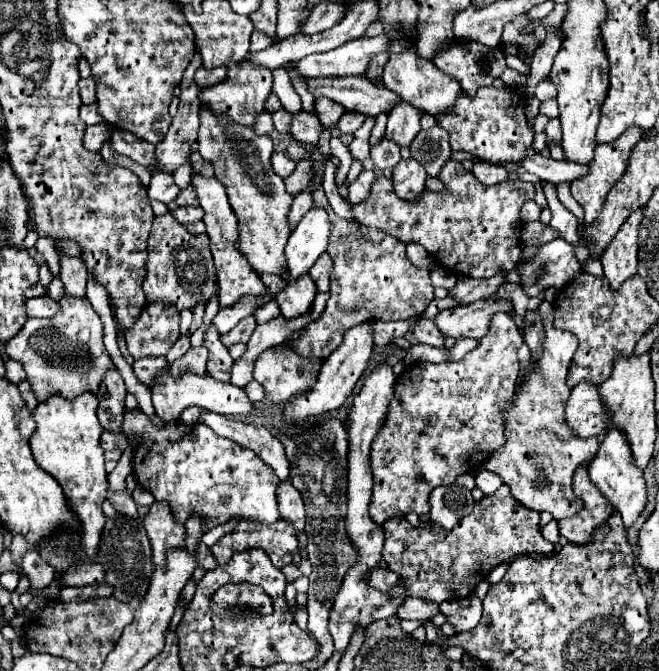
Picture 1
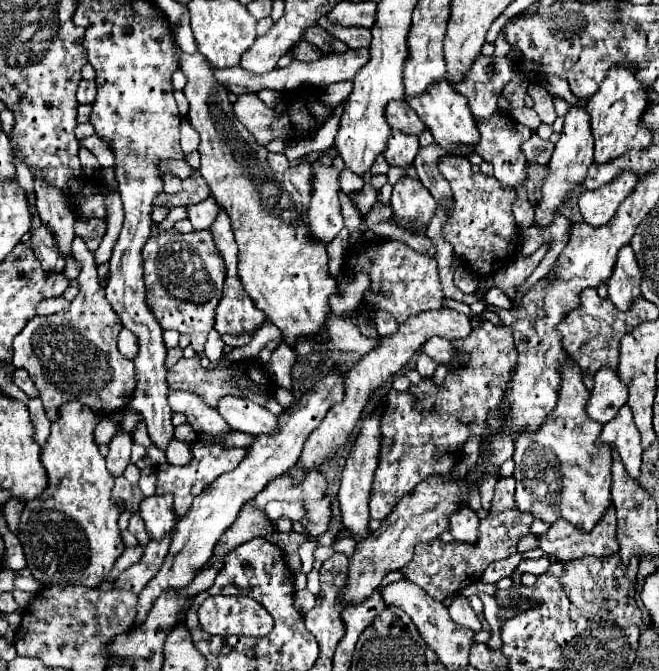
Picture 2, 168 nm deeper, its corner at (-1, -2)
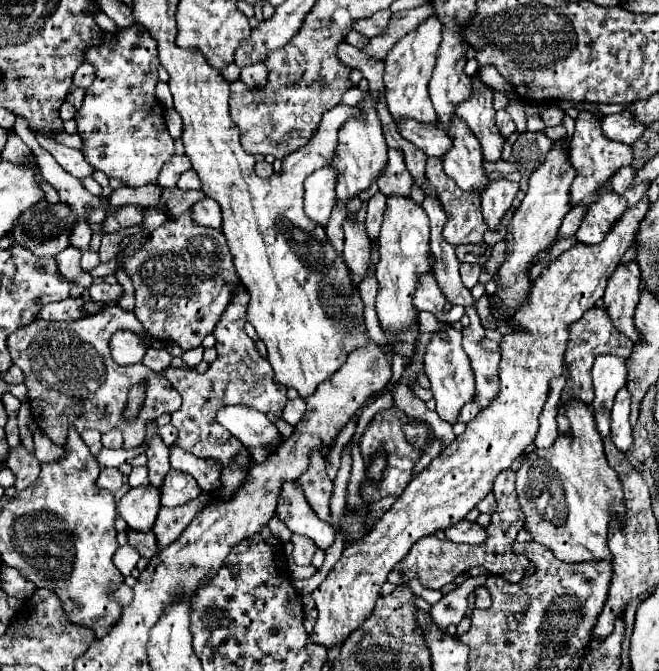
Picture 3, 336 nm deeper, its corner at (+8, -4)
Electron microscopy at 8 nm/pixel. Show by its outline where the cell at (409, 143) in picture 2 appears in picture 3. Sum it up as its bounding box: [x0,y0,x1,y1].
[377,149,413,197]

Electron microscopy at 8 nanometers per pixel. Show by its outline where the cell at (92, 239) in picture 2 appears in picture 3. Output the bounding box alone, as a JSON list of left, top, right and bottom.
[105,205,143,231]

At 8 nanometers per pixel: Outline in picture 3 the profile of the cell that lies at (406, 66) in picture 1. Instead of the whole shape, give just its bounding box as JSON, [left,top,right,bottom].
[443,117,489,193]

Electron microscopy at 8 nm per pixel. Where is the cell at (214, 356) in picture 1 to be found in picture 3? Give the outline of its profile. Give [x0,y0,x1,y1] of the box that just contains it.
[91,211,241,351]

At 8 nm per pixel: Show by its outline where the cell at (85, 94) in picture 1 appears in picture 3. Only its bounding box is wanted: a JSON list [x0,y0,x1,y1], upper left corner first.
[65,85,85,109]

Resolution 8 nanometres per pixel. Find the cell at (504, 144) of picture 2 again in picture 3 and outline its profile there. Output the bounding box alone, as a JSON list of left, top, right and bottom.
[481,177,519,231]

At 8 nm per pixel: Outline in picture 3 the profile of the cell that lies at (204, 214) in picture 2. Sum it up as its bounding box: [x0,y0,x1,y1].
[191,199,221,229]

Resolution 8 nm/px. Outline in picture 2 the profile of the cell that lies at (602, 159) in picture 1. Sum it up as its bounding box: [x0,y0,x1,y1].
[578,171,638,225]

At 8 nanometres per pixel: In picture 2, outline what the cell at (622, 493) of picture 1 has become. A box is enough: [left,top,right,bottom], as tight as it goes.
[596,405,642,481]

